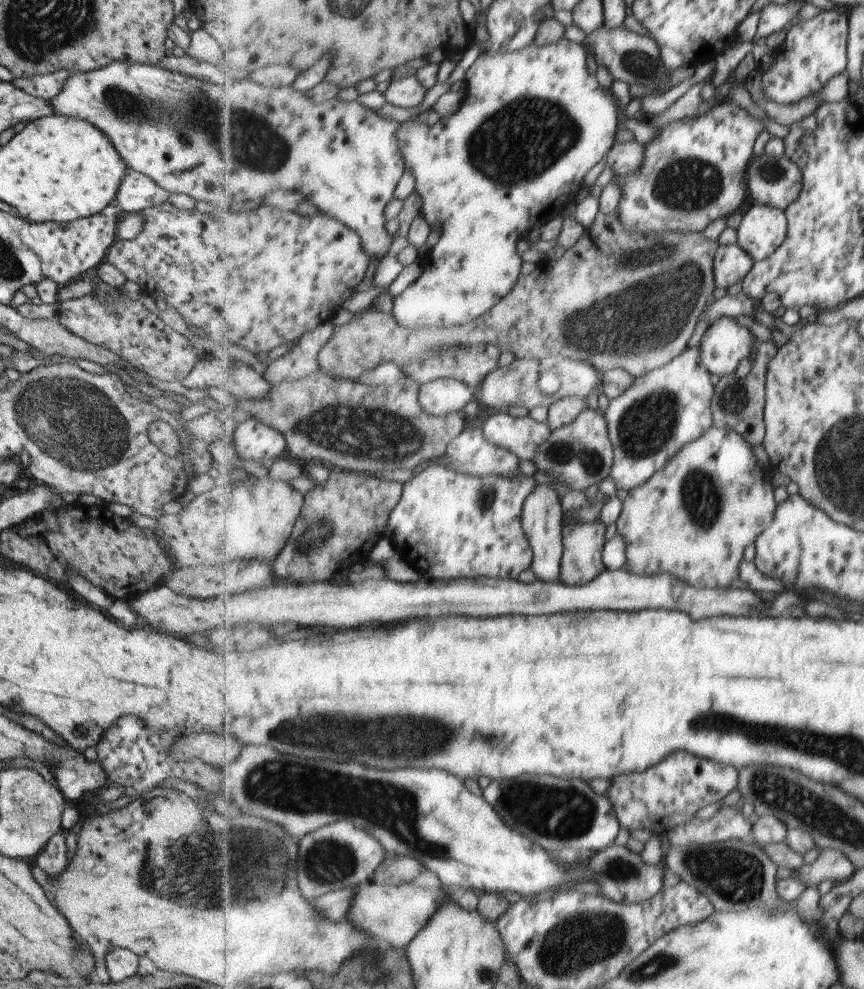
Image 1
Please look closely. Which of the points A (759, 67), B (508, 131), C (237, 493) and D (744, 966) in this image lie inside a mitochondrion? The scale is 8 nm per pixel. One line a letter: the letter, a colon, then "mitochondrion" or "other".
A: other
B: mitochondrion
C: other
D: other

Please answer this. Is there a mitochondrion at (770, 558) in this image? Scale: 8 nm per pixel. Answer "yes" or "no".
no

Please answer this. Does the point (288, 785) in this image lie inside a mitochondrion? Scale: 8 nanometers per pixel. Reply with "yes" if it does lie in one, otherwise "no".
yes

